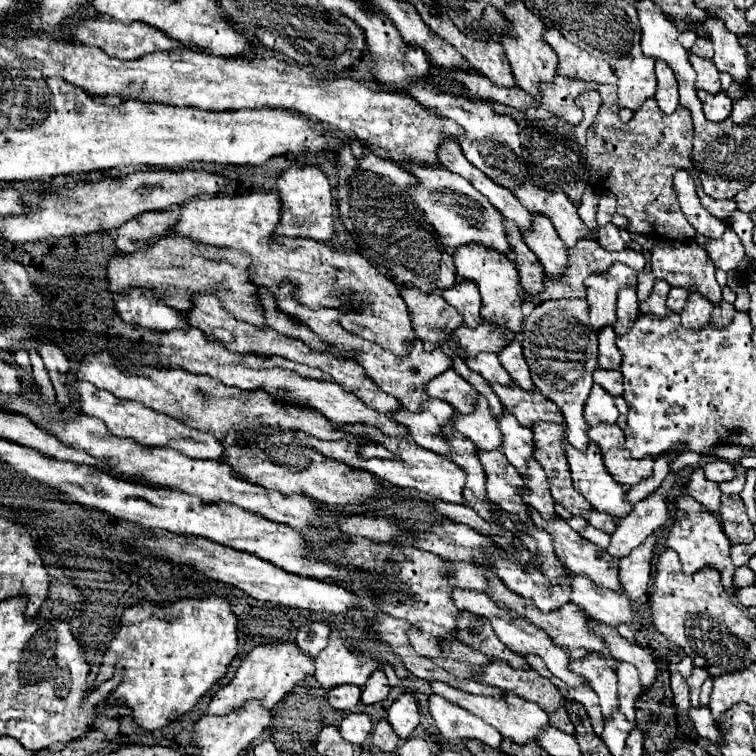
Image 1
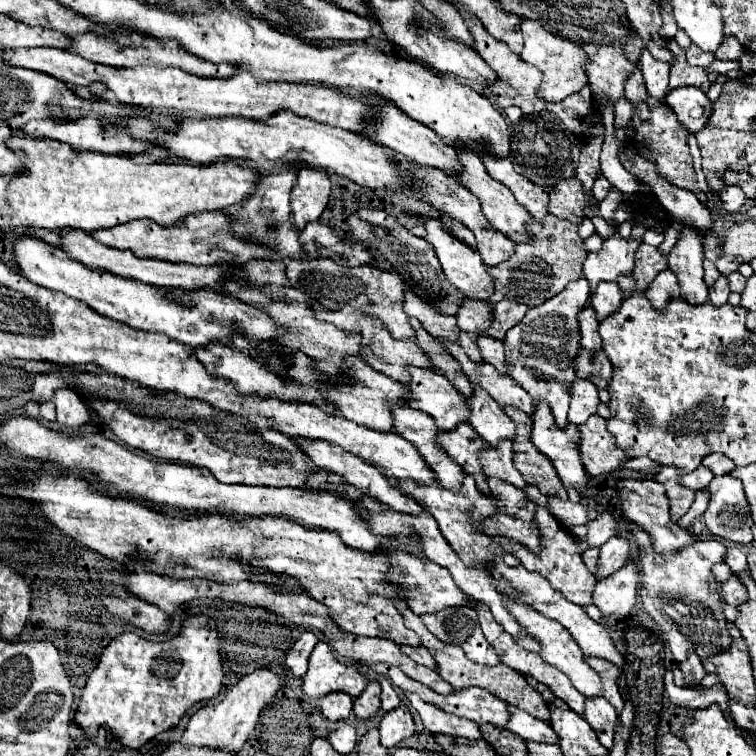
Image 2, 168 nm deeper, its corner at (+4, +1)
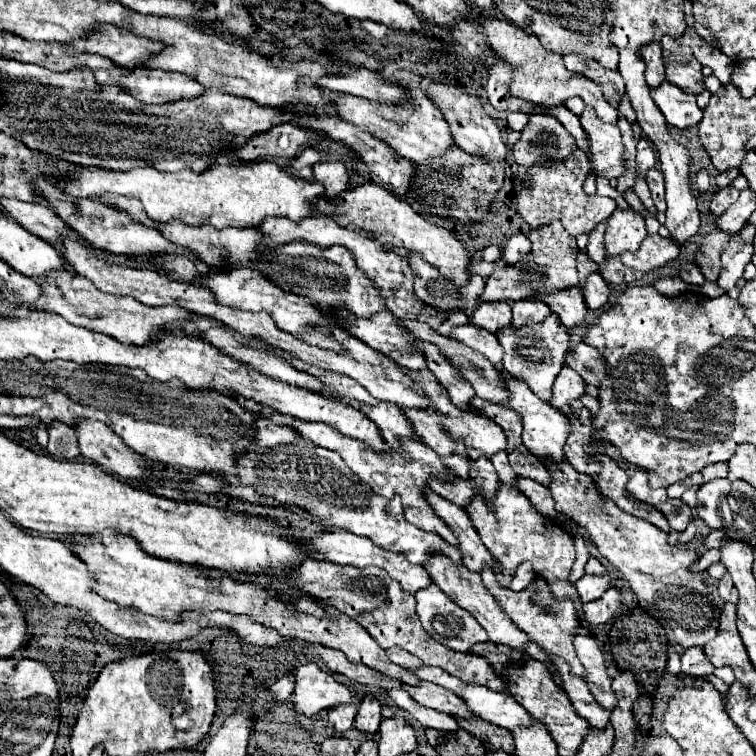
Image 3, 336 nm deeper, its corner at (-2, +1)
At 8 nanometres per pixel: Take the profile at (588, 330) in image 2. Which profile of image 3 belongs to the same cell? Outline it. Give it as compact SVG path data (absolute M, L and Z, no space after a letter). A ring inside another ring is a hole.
M569 287L567 291L559 291L547 297L539 297L541 301L549 303L549 307L559 315L567 329L575 329L587 321L587 303L583 303L583 295L579 287Z

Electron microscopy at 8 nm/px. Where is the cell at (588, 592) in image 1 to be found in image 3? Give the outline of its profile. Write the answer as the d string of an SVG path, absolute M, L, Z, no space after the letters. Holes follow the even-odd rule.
M501 485L493 503L483 501L483 497L475 497L467 507L467 513L485 547L501 563L497 581L503 587L509 587L511 577L521 561L531 561L535 575L541 575L549 583L567 581L575 563L573 535L569 535L569 531L557 521L543 517L521 491Z

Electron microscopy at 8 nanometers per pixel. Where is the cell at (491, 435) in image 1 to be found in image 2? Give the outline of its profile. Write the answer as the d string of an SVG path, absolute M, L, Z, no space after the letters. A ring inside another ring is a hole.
M409 367L407 371L411 375L405 383L407 393L403 395L407 407L431 415L437 427L445 431L465 423L469 415L465 397L443 375L419 367Z

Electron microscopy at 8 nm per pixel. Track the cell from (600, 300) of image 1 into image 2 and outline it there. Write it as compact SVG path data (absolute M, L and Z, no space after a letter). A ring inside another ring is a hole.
M619 233L603 239L603 247L589 253L583 267L591 289L597 287L599 281L615 281L619 275L633 271L633 255L639 245L641 239L625 239Z

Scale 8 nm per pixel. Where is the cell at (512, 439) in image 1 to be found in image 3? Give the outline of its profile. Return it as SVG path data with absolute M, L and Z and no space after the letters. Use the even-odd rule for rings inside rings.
M415 343L415 347L419 347L425 353L429 371L447 389L451 401L457 407L471 411L471 397L475 397L471 383L467 383L467 379L463 379L463 375L459 375L459 371L455 371L455 367L451 367L451 363L447 363L447 359L443 359L443 355L439 355L439 349L435 345Z

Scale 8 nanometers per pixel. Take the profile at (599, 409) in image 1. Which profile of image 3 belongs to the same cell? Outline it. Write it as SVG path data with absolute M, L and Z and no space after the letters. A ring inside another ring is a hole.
M565 365L555 379L551 405L565 411L565 415L573 419L575 411L571 407L571 401L579 401L583 395L585 395L583 379L579 379L579 375L575 375L575 371L571 371L571 367Z

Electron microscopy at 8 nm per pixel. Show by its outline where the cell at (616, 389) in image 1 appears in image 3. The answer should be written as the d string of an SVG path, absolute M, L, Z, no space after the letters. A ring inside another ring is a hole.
M579 343L575 347L571 347L571 351L567 353L567 359L565 363L575 369L583 379L585 383L589 385L599 385L605 375L607 375L607 369L605 369L605 359L599 355L599 351L595 351L595 347L591 345L585 345L585 343Z

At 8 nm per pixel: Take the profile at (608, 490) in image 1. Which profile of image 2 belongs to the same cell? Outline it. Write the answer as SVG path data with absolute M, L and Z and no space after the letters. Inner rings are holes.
M533 401L535 411L531 415L533 419L533 429L531 429L531 443L537 447L537 451L541 451L551 465L555 467L561 483L565 485L565 489L577 489L577 491L585 491L589 489L587 485L587 475L585 469L581 467L581 459L577 455L577 427L573 423L567 423L567 427L559 427L553 419L553 413L549 409L549 405L545 401Z

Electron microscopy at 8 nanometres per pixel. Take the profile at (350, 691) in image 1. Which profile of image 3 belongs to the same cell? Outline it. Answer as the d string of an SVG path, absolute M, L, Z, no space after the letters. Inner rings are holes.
M343 705L343 707L333 707L331 711L327 711L327 727L343 733L347 729L353 727L355 721L355 707L353 705Z

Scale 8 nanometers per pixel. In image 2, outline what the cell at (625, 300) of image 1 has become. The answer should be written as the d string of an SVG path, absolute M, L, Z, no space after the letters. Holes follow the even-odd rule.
M601 281L597 289L591 293L589 305L595 309L595 315L601 321L609 317L613 311L617 311L617 307L621 305L621 289L617 287L617 283Z

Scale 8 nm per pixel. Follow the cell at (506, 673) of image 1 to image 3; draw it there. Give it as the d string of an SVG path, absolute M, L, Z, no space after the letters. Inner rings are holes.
M307 559L307 565L301 567L301 573L295 573L295 583L299 583L299 587L303 587L307 593L317 595L317 599L325 599L341 613L347 613L351 619L359 621L383 649L399 645L405 651L417 655L425 665L441 667L465 683L479 683L493 691L507 693L507 681L487 663L487 659L481 655L457 653L443 647L441 643L435 643L435 639L431 639L431 635L421 629L419 615L415 611L415 597L407 595L383 569L359 569L353 565L333 565L329 561Z

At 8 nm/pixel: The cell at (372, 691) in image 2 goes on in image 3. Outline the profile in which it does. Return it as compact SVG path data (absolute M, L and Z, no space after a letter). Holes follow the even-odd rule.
M365 697L355 717L355 727L363 733L375 733L381 723L381 703L375 697Z

